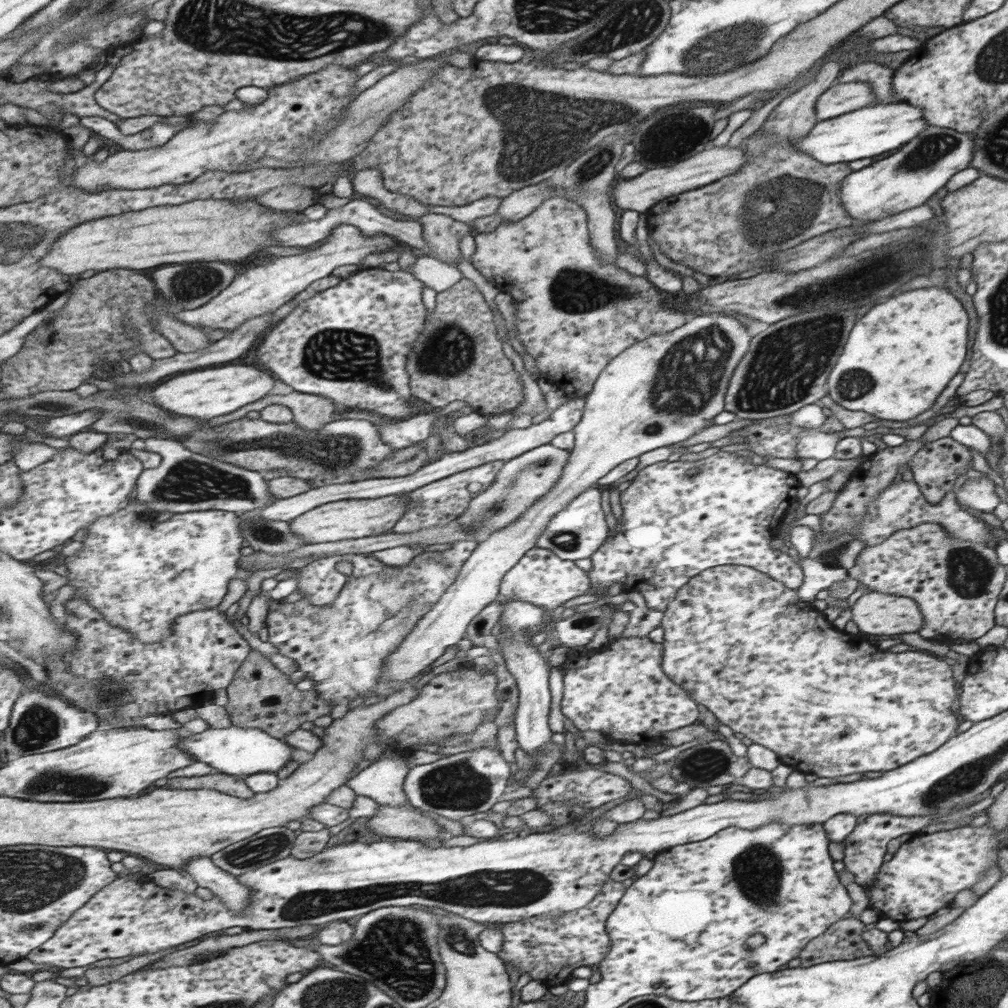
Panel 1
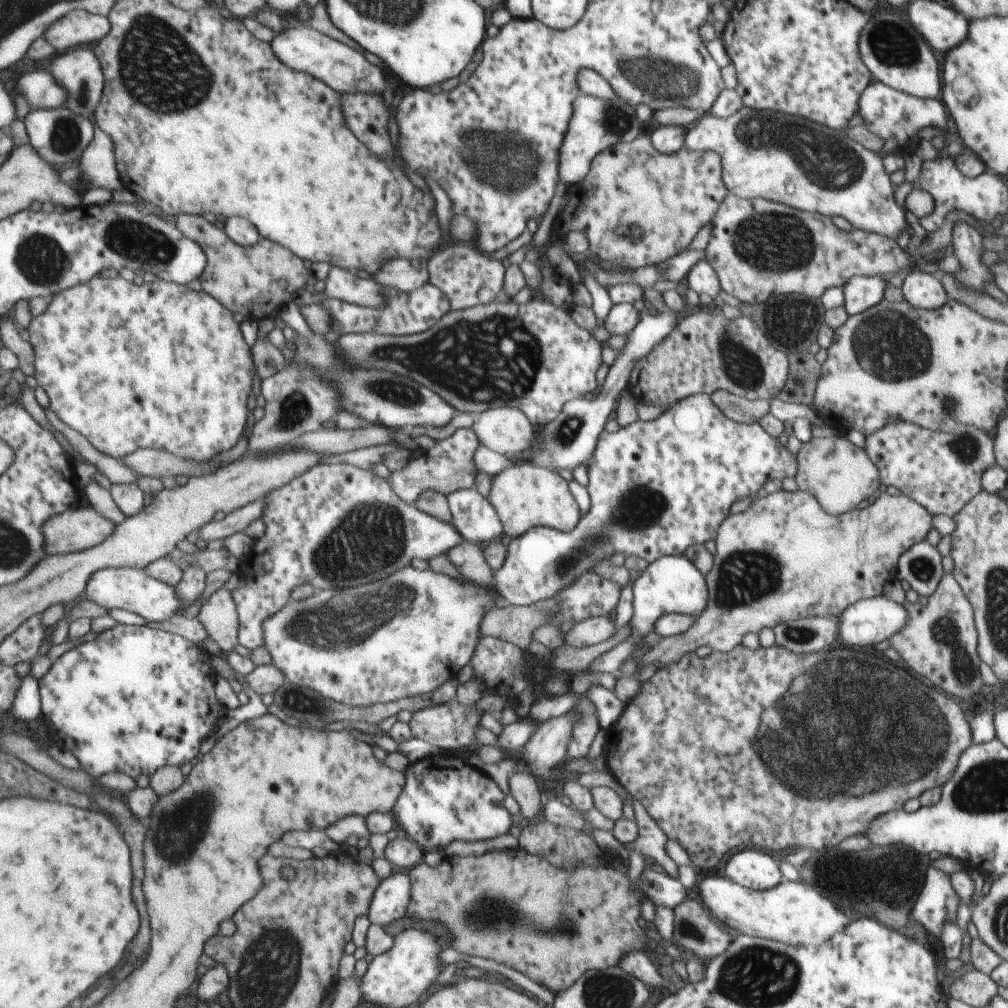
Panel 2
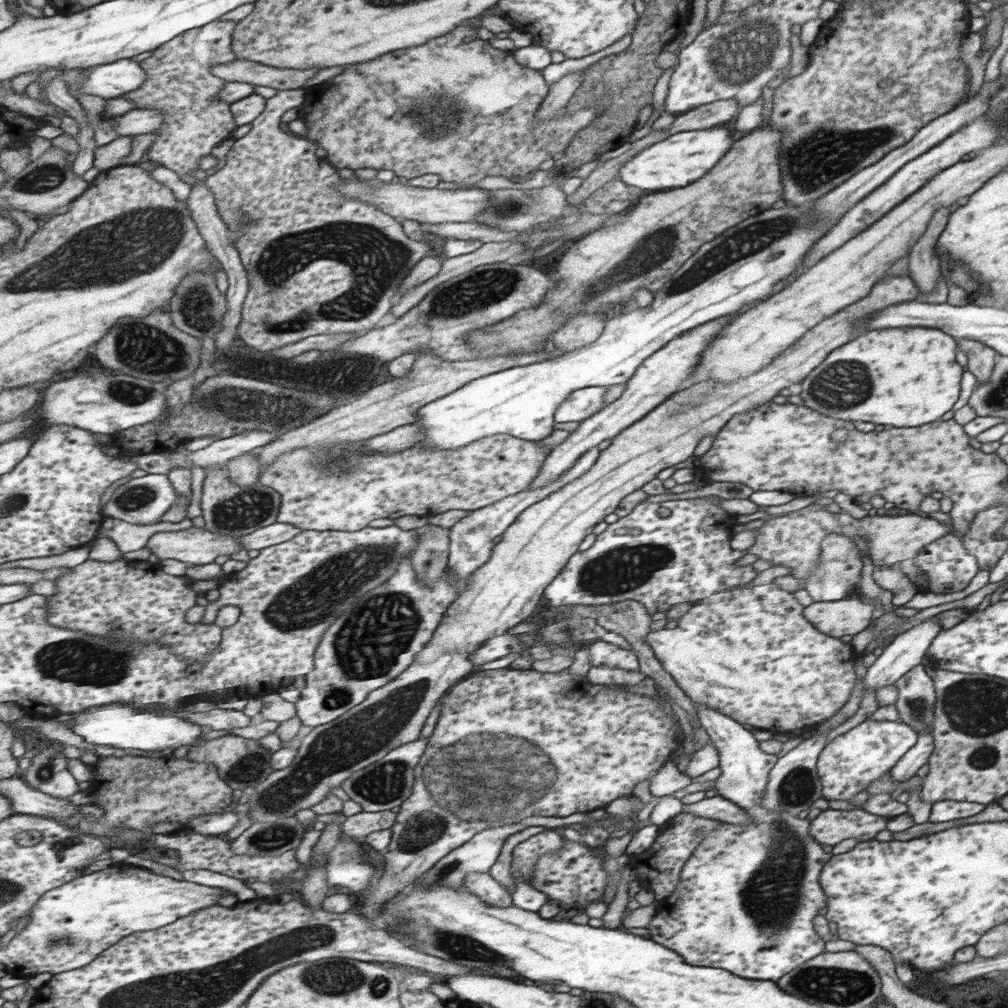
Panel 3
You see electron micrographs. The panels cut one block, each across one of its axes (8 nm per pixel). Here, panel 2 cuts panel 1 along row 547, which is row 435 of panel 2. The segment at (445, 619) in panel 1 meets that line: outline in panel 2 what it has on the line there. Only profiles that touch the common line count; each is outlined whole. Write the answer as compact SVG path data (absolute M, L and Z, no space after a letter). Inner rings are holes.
M492 407L474 417L471 429L476 433L479 444L498 454L513 455L530 448L537 431L526 414L517 408Z

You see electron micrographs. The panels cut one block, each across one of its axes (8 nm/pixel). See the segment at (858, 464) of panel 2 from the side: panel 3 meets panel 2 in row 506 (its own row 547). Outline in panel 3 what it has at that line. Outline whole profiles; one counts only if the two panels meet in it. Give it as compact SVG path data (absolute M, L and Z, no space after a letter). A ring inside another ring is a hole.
M834 533L822 542L822 558L819 560L819 566L802 581L802 588L809 592L813 602L846 599L852 590L859 587L862 570L862 559L859 551L854 540Z

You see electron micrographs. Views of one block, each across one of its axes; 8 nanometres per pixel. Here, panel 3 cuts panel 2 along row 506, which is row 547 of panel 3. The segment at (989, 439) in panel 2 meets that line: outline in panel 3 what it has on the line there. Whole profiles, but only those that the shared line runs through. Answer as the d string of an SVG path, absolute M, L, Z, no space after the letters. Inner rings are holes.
M948 533L944 537L927 544L916 556L915 565L924 572L928 578L929 587L924 592L934 594L950 594L965 589L974 575L980 572L977 557L964 547L963 538L958 533Z

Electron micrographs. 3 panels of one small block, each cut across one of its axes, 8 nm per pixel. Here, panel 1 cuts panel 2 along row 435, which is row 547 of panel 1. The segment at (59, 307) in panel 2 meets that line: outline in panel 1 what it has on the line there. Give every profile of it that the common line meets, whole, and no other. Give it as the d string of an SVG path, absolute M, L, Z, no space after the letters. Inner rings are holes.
M126 507L112 515L101 516L92 524L83 543L84 549L67 557L64 563L70 571L67 584L77 588L73 598L88 600L112 626L120 626L130 634L134 632L146 644L156 644L174 634L174 622L180 616L211 610L224 602L232 580L242 576L240 560L246 535L243 518L235 512L216 509L180 512L166 522L158 522L153 516Z

